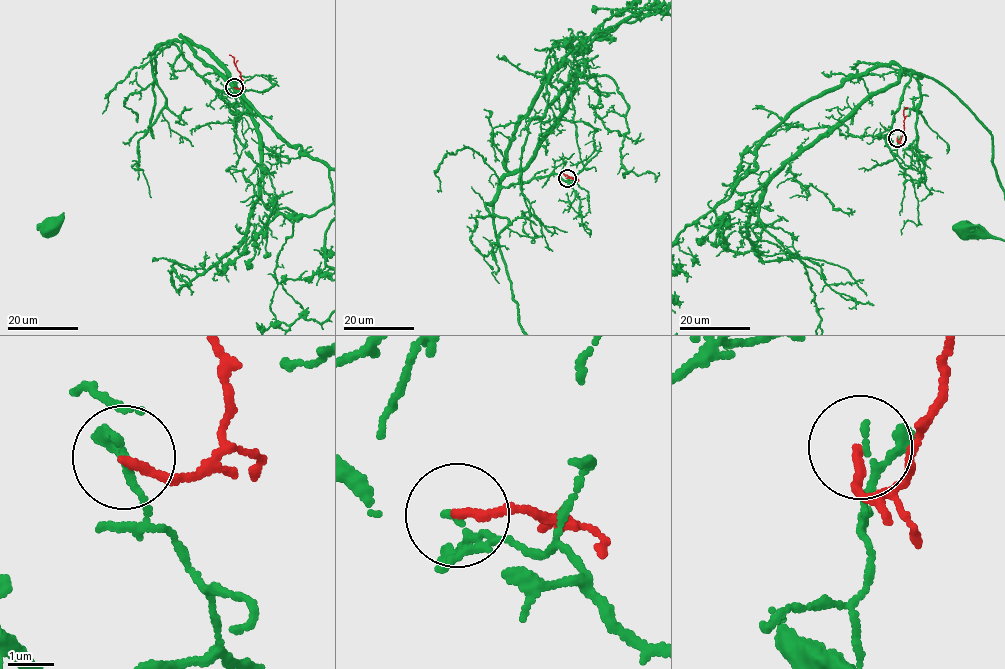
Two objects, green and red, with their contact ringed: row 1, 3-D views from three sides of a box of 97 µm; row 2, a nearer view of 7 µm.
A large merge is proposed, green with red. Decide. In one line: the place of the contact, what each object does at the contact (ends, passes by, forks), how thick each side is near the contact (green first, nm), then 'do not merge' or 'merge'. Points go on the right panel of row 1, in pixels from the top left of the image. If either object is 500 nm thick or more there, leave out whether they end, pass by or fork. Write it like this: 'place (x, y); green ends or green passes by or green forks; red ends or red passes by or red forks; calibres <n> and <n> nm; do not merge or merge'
place (897, 138); green passes by; red ends; calibres 140 and 180 nm; do not merge

